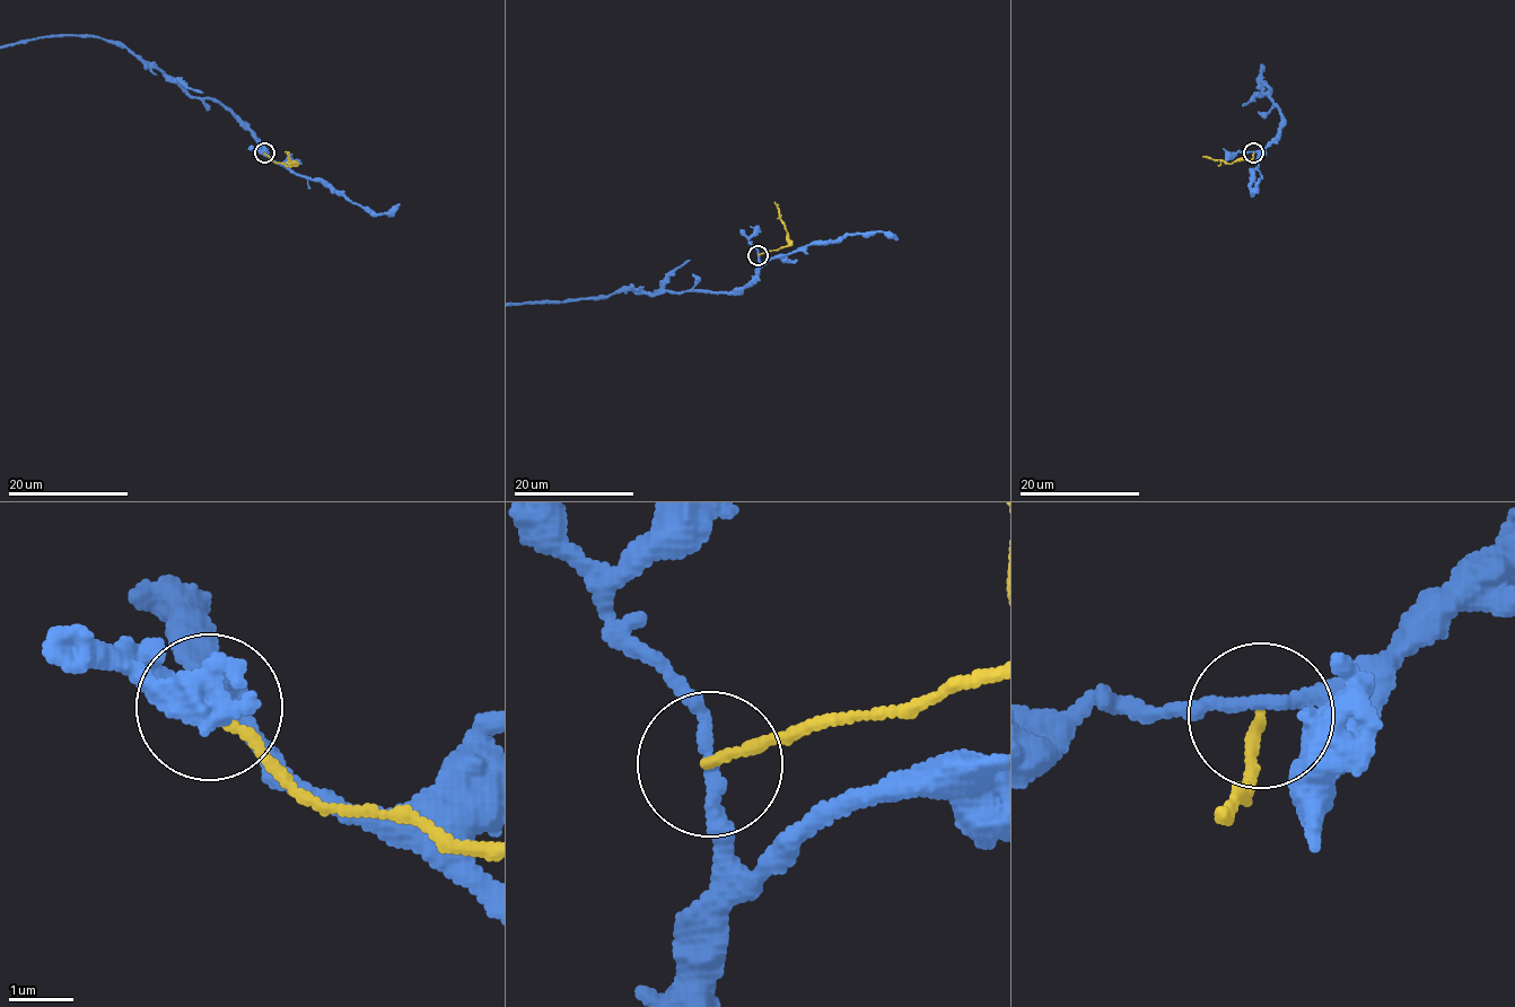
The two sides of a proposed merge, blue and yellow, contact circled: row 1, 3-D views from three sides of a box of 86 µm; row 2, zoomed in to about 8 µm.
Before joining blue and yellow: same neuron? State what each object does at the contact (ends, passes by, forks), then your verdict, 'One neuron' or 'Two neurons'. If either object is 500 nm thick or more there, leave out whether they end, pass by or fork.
At the ring blue passes by. At the ring yellow ends. Two neurons

